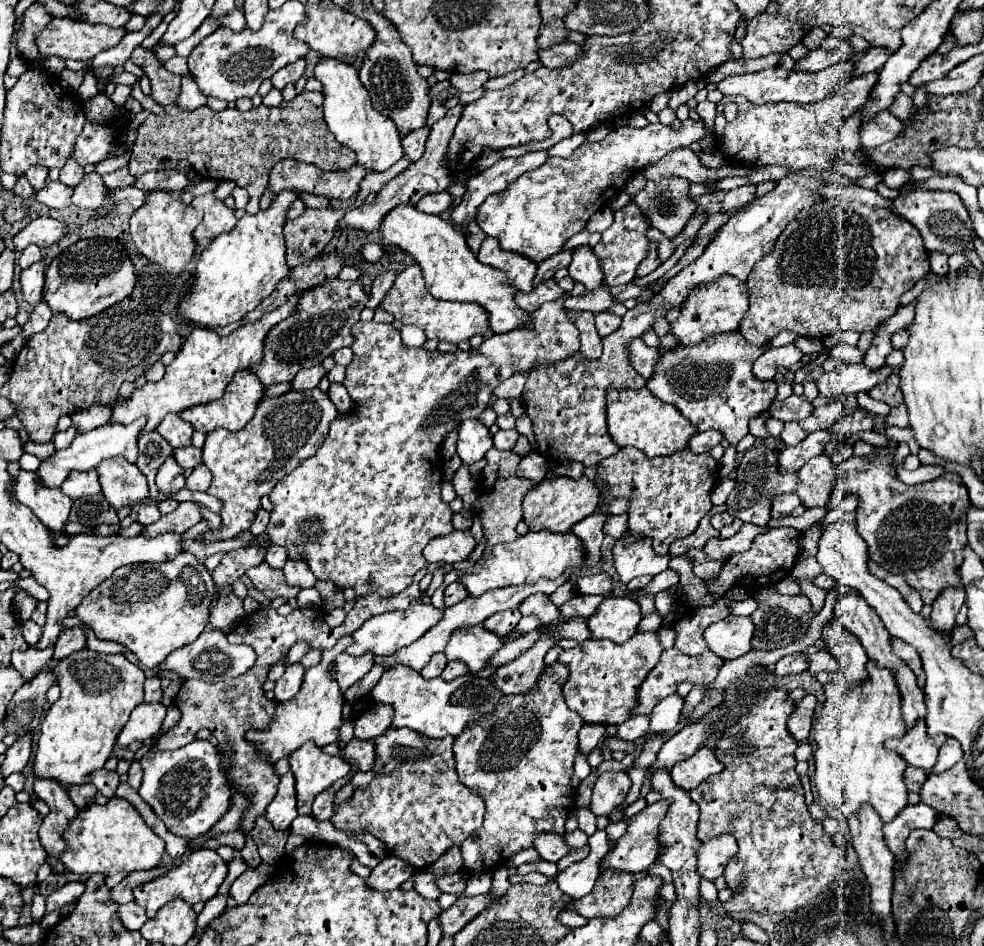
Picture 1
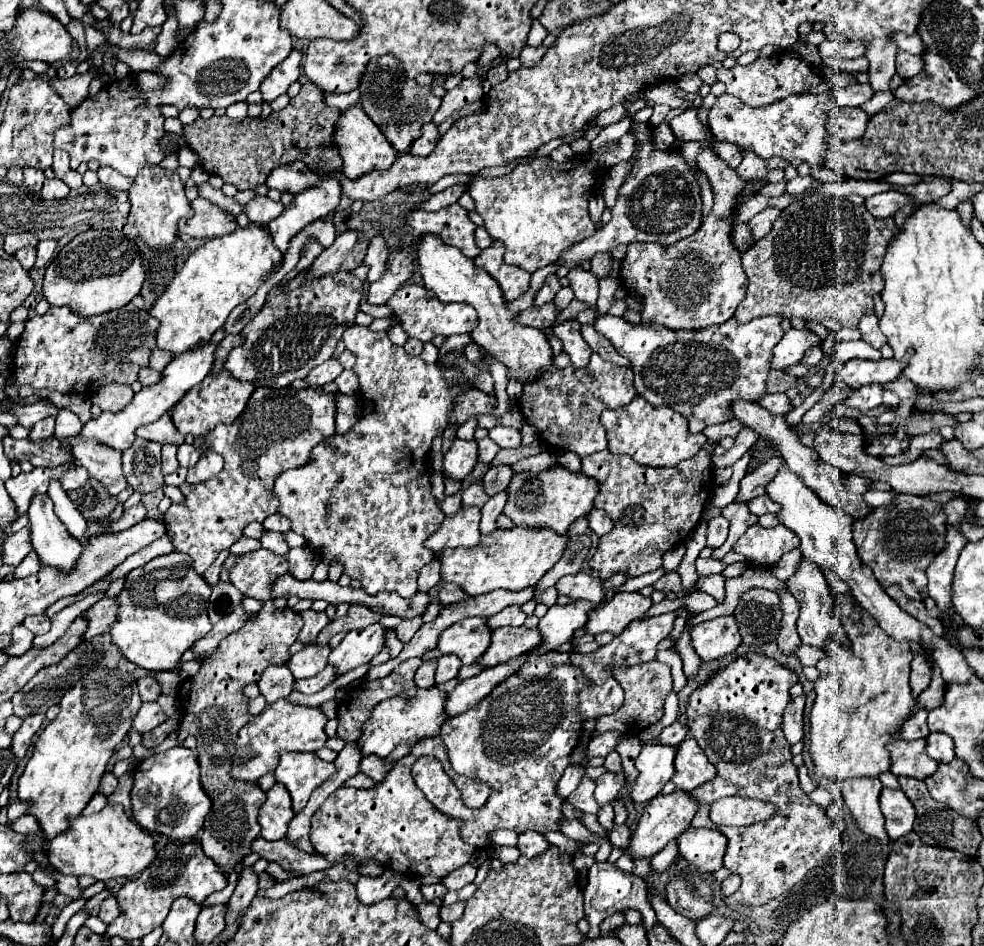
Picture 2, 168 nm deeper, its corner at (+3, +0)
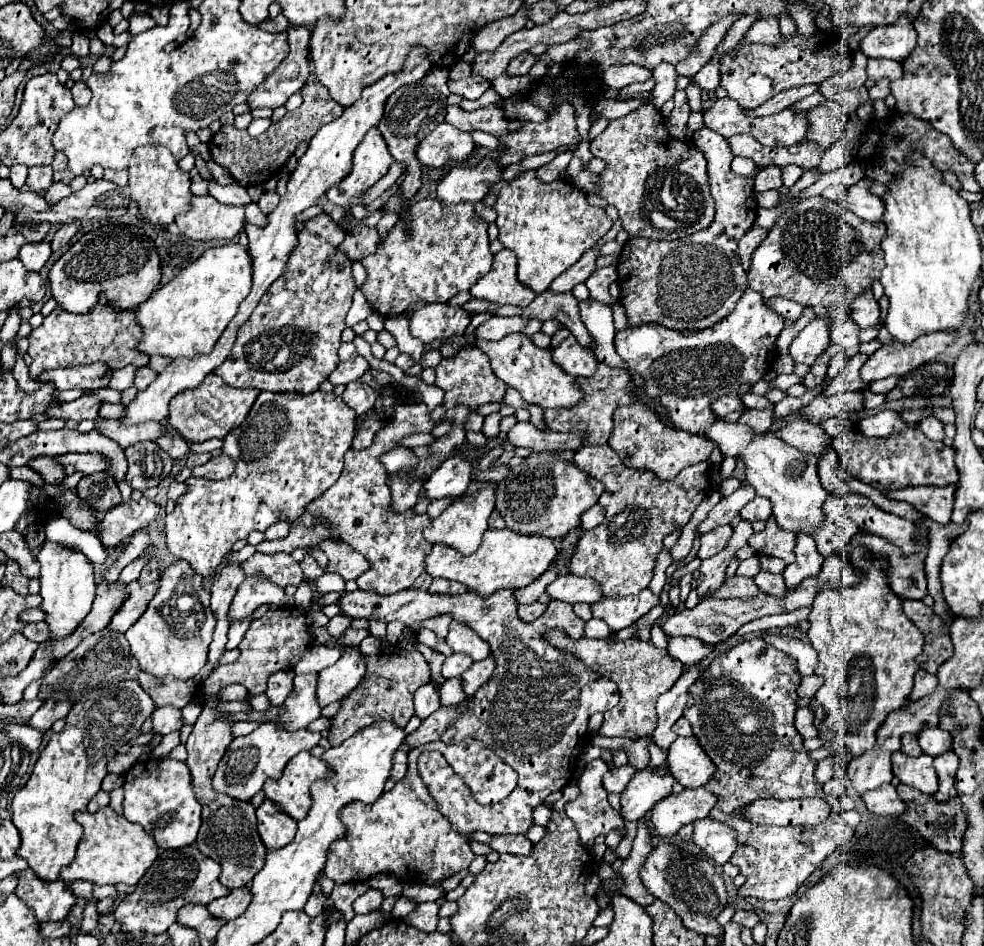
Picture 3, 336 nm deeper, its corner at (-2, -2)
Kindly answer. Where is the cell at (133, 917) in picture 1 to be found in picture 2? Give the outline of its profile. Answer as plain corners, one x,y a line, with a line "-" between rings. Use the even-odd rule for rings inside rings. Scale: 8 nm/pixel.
107,895
107,899
105,899
105,901
101,903
101,907
99,907
97,917
99,917
103,923
111,923
117,915
121,915
121,911
119,911
119,907
117,907
115,897
113,897
113,895

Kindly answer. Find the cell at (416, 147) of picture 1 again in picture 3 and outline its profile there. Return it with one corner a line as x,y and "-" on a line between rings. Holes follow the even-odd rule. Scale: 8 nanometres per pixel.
442,121
416,149
416,155
422,165
440,169
448,161
466,159
472,151
474,141
466,131
452,127
450,123

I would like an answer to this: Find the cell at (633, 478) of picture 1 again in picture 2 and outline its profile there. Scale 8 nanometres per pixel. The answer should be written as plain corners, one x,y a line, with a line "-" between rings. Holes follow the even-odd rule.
701,449
693,459
681,461
677,467
643,467
629,455
613,455
599,451
583,457
581,469
599,483
595,507
603,509
611,521
613,531
603,535
595,547
589,567
599,581
615,573
637,577
661,567
665,551
683,543
701,519
701,511
713,493
711,455

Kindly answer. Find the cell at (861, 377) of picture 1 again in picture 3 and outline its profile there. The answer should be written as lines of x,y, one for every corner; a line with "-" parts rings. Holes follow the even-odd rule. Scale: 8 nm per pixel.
930,333
918,337
910,345
892,343
888,347
880,347
860,369
860,377
866,385
878,379
886,379
890,375
910,375
916,367
926,365
938,353
942,353
954,341
952,333

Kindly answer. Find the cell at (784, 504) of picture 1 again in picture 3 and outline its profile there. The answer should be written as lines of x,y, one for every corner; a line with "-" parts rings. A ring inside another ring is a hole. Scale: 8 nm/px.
756,497
752,499
742,511
740,511
740,517
754,523
754,521
760,521
760,519
768,519
772,515
772,509
770,509
770,501
766,501
764,497

